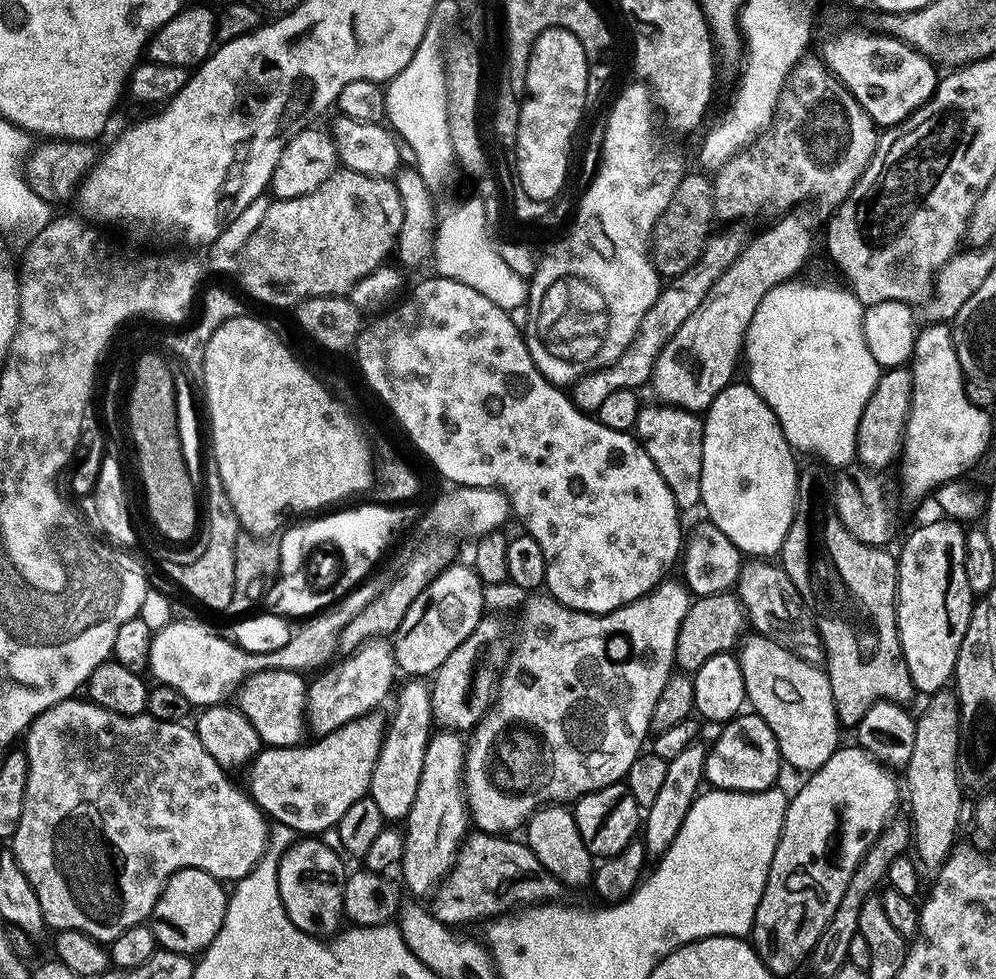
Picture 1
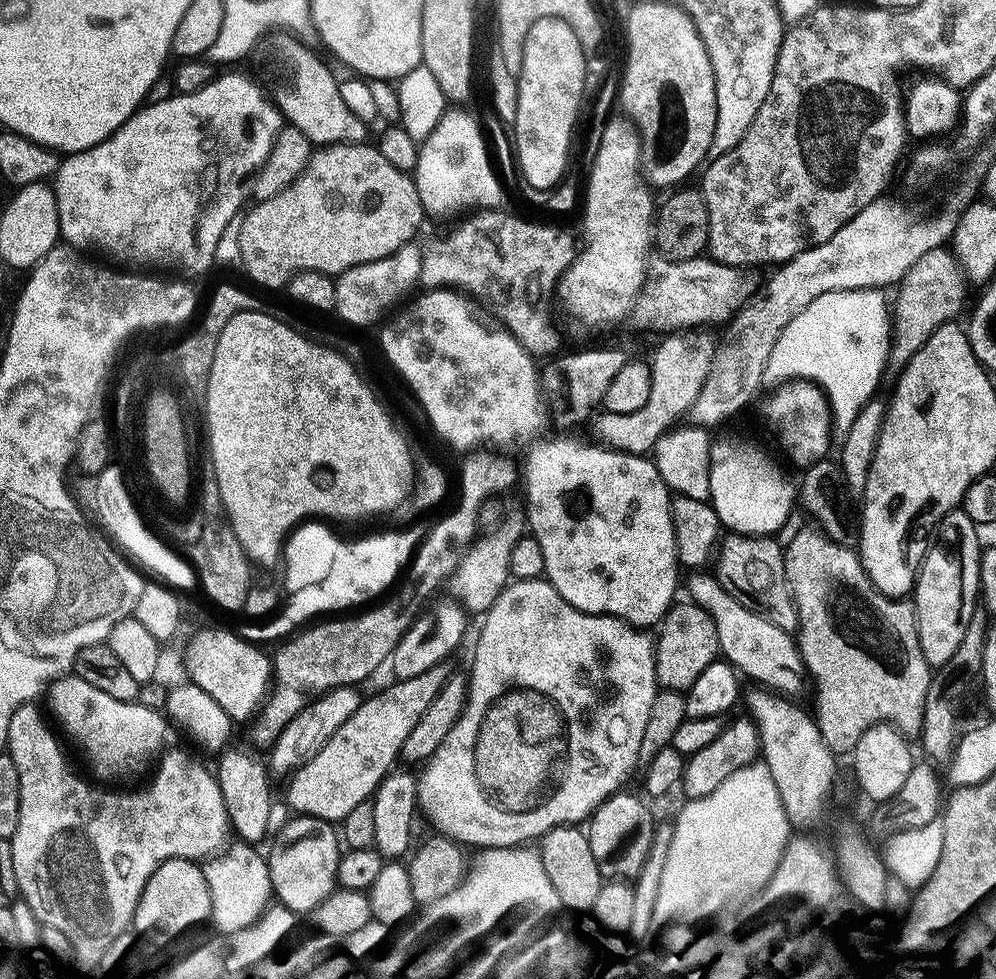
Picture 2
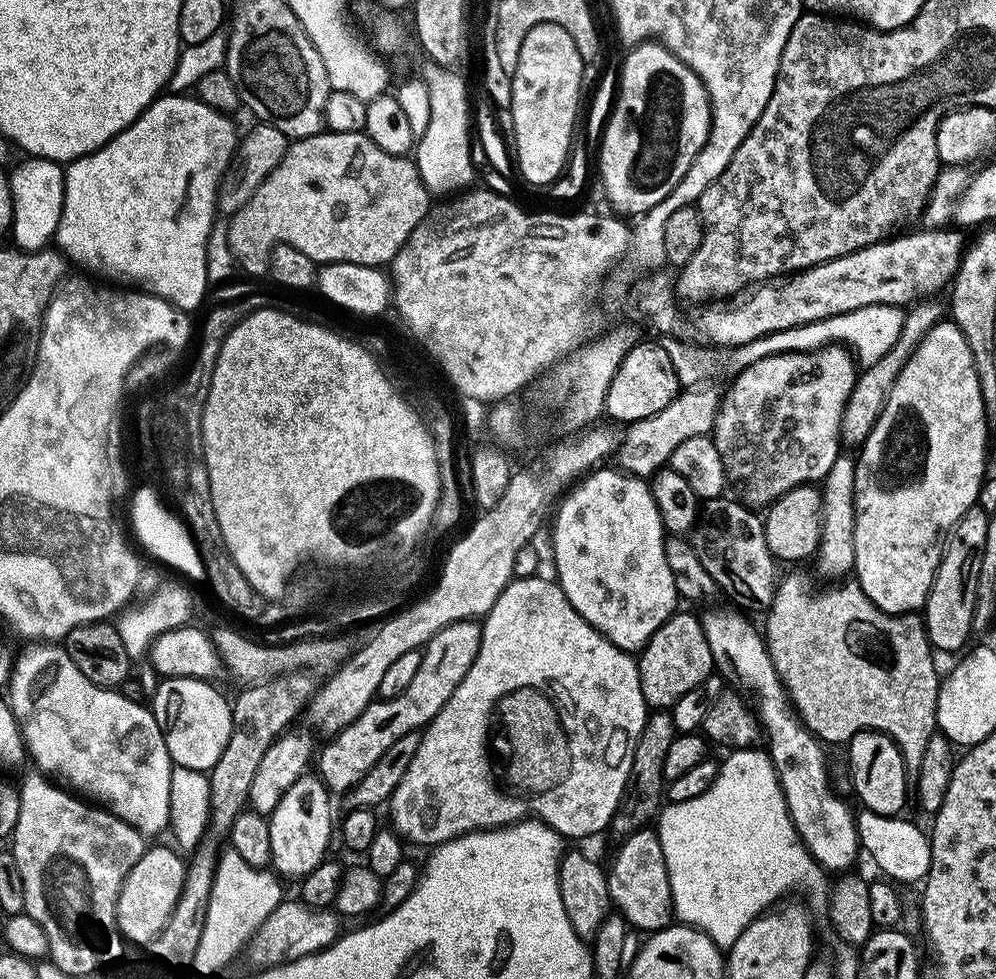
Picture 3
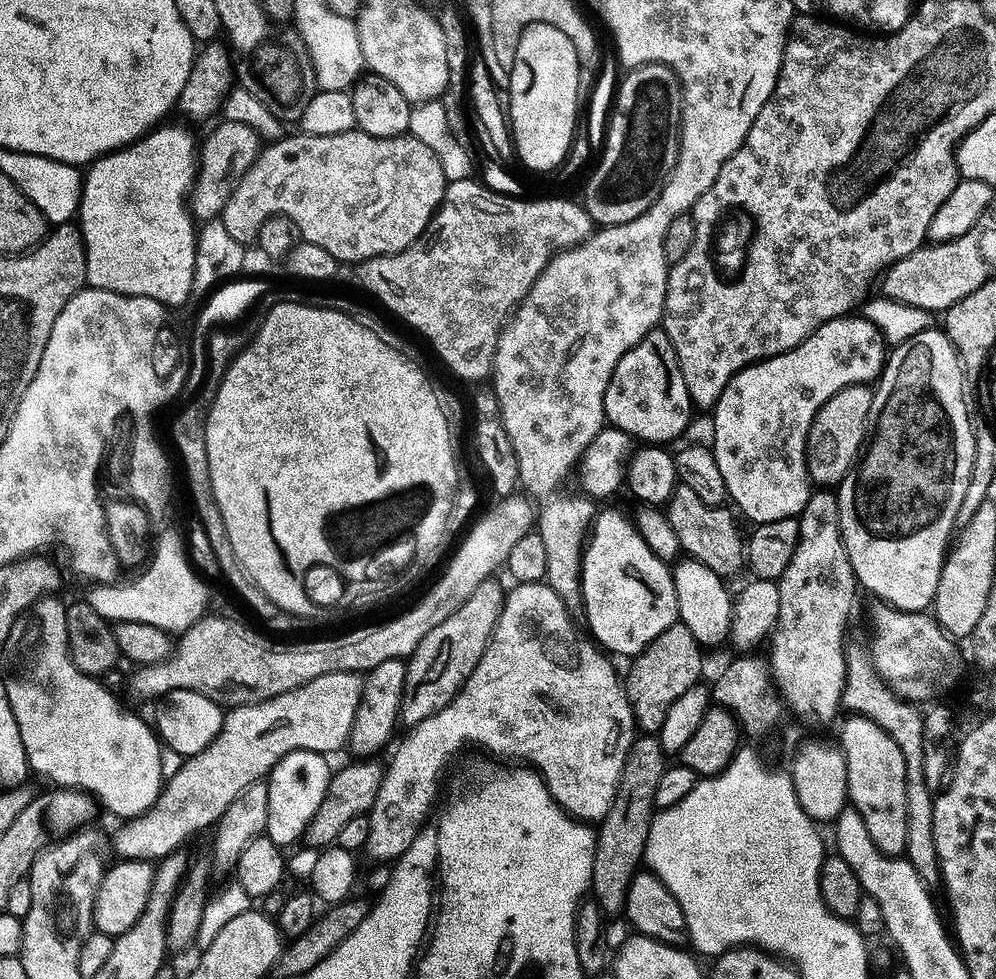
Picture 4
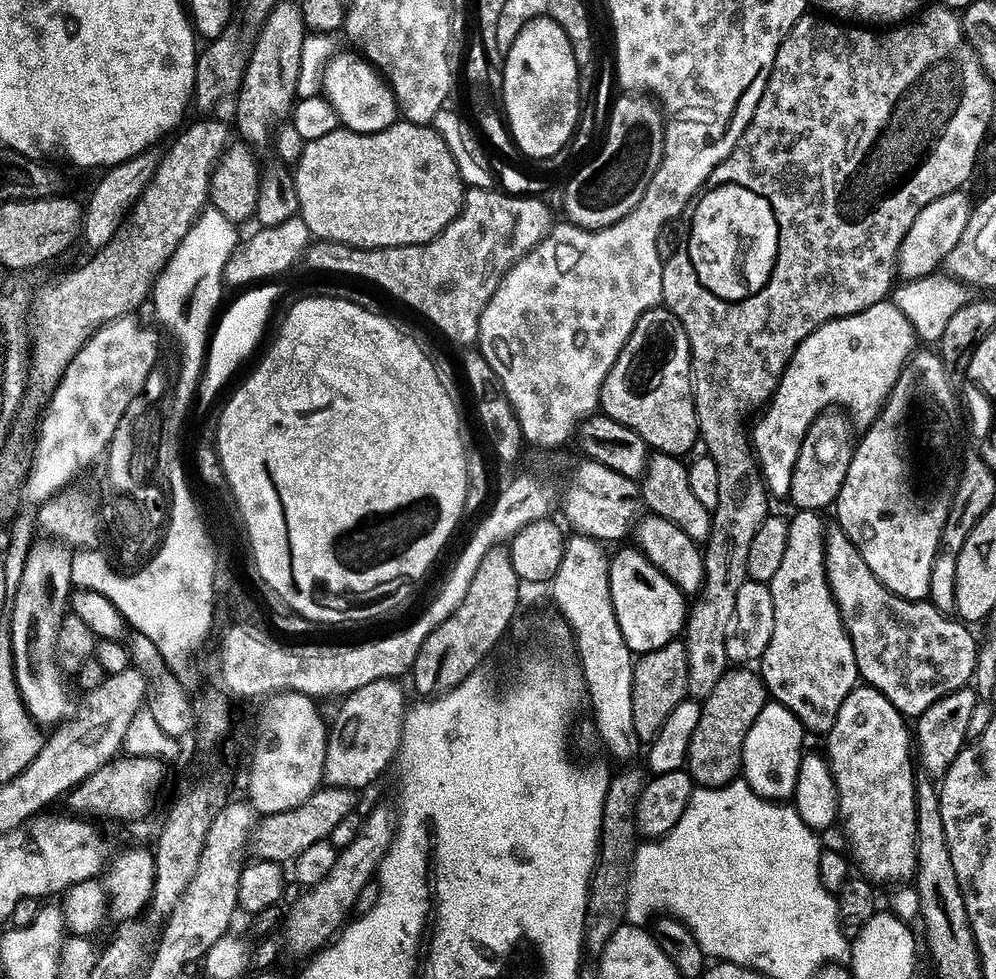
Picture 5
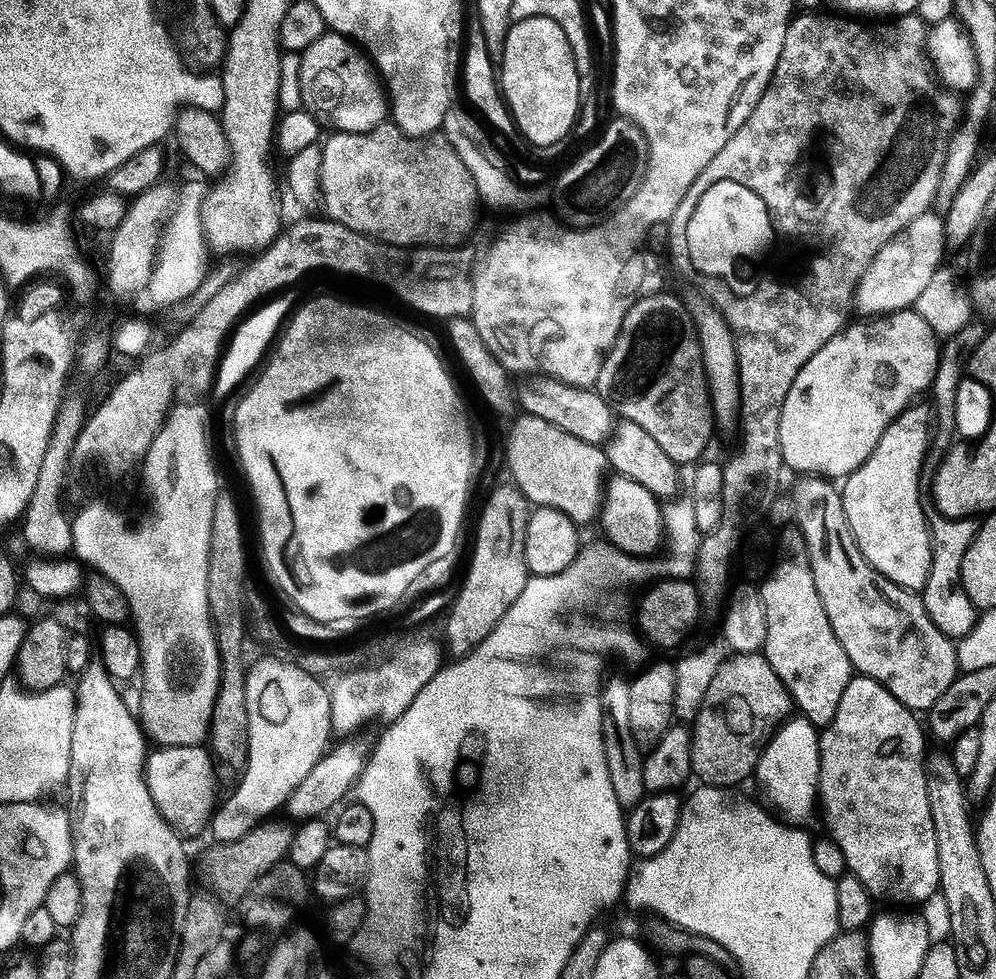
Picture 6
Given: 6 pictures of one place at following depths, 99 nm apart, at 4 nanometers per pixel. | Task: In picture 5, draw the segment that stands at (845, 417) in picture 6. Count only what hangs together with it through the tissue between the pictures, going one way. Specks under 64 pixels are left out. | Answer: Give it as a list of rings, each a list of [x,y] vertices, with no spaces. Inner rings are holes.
[[[885,302],[878,306],[870,306],[870,310],[862,310],[862,314],[854,314],[853,316],[842,318],[841,320],[831,320],[829,324],[823,324],[821,328],[814,330],[814,334],[810,334],[810,338],[806,338],[800,343],[800,348],[793,354],[791,362],[788,363],[788,369],[785,370],[784,376],[780,379],[780,385],[776,387],[776,393],[772,395],[771,401],[763,413],[765,416],[757,422],[756,429],[751,429],[750,432],[750,440],[754,445],[754,455],[760,465],[764,483],[767,484],[769,493],[771,493],[773,497],[782,496],[782,498],[788,498],[790,496],[791,474],[795,468],[795,463],[798,462],[799,451],[802,450],[803,440],[807,436],[808,428],[825,412],[836,409],[843,410],[847,413],[851,423],[855,425],[857,429],[859,429],[858,427],[860,427],[860,430],[871,428],[872,423],[875,422],[877,416],[880,415],[880,411],[882,411],[885,404],[888,403],[888,395],[894,390],[898,378],[903,374],[904,369],[908,367],[908,361],[912,359],[917,348],[918,337],[914,329],[912,329],[912,324],[909,320],[905,320],[904,317],[901,316],[898,309],[896,309],[895,303],[892,302]]]

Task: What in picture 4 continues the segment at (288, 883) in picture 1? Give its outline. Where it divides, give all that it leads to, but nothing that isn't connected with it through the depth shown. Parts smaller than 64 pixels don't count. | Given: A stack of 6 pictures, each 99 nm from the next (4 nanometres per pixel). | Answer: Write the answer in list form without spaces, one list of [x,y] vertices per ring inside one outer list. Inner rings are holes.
[[[291,752],[278,762],[272,769],[272,775],[267,777],[270,818],[266,835],[281,850],[288,850],[291,844],[305,839],[310,822],[318,814],[334,775],[334,768],[328,765],[328,760],[327,755],[319,752]]]

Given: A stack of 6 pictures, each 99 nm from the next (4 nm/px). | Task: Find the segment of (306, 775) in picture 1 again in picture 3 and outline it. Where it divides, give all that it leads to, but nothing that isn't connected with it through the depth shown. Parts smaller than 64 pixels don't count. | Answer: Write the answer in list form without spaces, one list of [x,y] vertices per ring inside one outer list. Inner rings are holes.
[[[462,620],[442,630],[423,649],[422,666],[418,666],[418,675],[414,682],[410,682],[410,686],[406,686],[404,693],[395,696],[391,702],[373,702],[364,711],[362,718],[358,718],[329,739],[332,741],[325,746],[324,753],[322,748],[318,756],[318,775],[329,792],[351,792],[382,760],[390,746],[394,746],[394,742],[406,738],[406,734],[411,732],[427,729],[434,722],[434,718],[442,714],[446,702],[454,698],[454,690],[458,690],[458,686],[466,682],[466,674],[470,674],[470,666],[474,666],[478,658],[483,637],[484,629],[476,620]]]

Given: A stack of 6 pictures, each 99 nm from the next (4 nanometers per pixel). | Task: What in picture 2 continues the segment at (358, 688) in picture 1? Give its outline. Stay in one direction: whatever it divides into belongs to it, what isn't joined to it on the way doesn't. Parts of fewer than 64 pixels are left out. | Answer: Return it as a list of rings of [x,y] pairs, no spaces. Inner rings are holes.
[[[355,687],[333,688],[319,700],[307,704],[302,710],[302,714],[298,714],[298,718],[294,718],[294,722],[290,722],[290,726],[286,726],[286,730],[272,745],[270,749],[271,775],[288,778],[303,764],[310,762],[310,758],[314,758],[318,754],[318,750],[322,750],[322,746],[326,746],[326,742],[330,742],[330,738],[334,738],[334,734],[338,734],[338,730],[342,730],[342,726],[346,726],[346,722],[350,722],[350,718],[354,718],[354,714],[362,703],[362,696],[356,692],[359,691]]]

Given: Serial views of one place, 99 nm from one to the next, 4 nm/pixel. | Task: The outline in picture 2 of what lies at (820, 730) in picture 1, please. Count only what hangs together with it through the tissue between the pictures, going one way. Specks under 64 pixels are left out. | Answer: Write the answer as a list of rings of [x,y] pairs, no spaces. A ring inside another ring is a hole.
[[[696,572],[693,573],[693,576],[689,582],[687,579],[686,588],[688,584],[688,592],[690,594],[689,599],[699,605],[702,610],[706,610],[706,614],[710,614],[710,618],[714,618],[714,626],[718,626],[718,642],[720,643],[720,650],[725,661],[728,661],[733,668],[735,668],[743,677],[749,676],[750,679],[753,680],[753,685],[759,686],[761,689],[774,692],[777,696],[782,696],[785,698],[800,698],[796,696],[800,696],[804,692],[804,680],[806,684],[806,669],[804,666],[804,660],[800,657],[800,646],[799,643],[794,639],[793,633],[787,632],[785,628],[779,628],[778,626],[774,626],[774,622],[770,622],[765,616],[759,616],[757,612],[751,612],[750,610],[746,610],[746,606],[740,603],[740,600],[734,599],[731,592],[725,590],[724,586],[720,581],[708,572]]]

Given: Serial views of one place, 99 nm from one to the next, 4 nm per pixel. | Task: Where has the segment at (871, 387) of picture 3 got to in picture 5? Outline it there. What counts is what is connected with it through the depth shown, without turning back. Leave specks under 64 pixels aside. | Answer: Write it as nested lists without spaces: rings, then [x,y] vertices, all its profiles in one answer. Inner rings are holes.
[[[829,410],[819,417],[808,428],[807,436],[803,440],[802,450],[799,451],[798,462],[791,474],[791,494],[788,497],[789,503],[793,503],[797,511],[822,512],[824,508],[833,507],[837,498],[840,497],[842,488],[849,474],[852,458],[854,455],[854,443],[852,444],[851,421],[838,410]]]

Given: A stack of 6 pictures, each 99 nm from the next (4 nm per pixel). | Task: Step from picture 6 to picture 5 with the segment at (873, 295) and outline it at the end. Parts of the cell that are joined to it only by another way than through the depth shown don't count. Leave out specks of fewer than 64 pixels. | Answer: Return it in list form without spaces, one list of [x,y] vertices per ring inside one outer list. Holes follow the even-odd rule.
[[[961,190],[954,194],[946,194],[946,198],[922,210],[918,222],[914,222],[900,251],[898,272],[905,281],[924,280],[939,273],[944,259],[962,242],[962,234],[966,234],[966,226],[970,222],[974,207],[974,200],[971,200],[966,193],[967,191]]]

